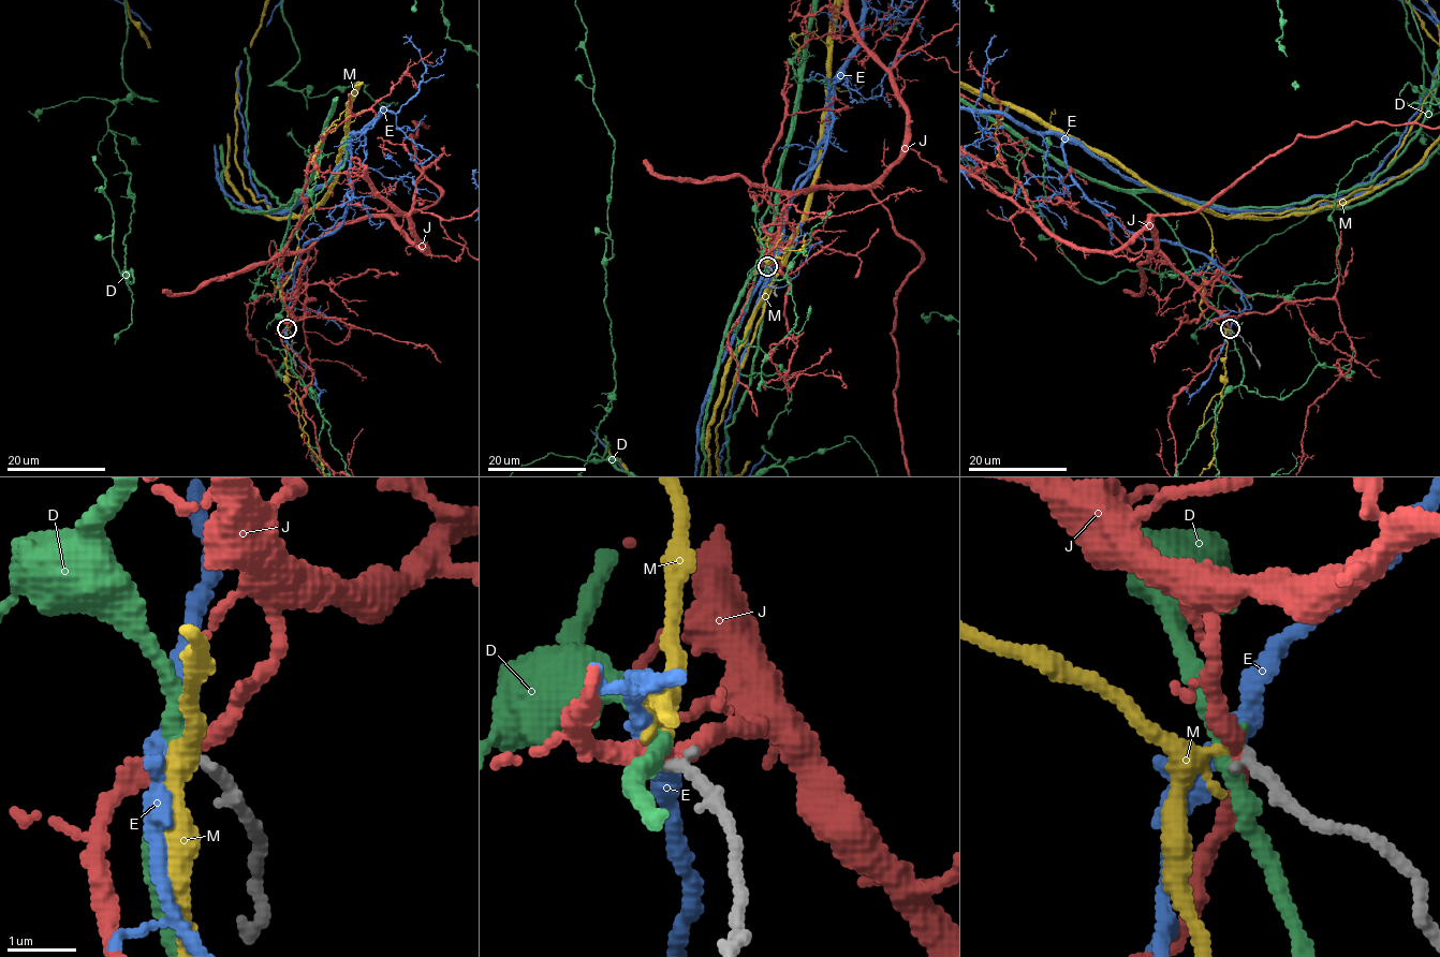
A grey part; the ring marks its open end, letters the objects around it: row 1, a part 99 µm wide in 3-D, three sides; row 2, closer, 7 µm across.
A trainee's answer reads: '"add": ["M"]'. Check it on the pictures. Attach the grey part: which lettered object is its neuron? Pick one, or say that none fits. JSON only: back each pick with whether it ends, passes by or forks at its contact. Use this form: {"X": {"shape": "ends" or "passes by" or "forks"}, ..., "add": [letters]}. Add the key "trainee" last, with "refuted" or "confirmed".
{"M": {"shape": "passes by"}, "add": ["M"], "trainee": "confirmed"}

